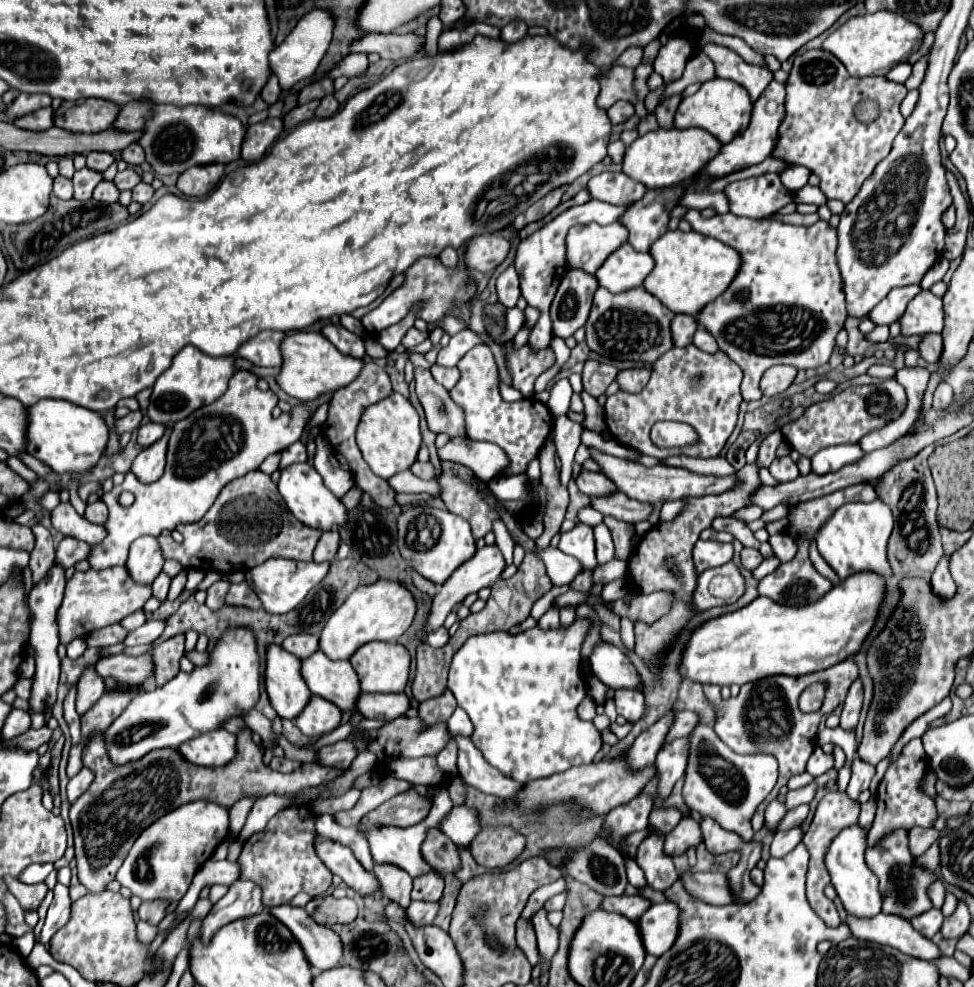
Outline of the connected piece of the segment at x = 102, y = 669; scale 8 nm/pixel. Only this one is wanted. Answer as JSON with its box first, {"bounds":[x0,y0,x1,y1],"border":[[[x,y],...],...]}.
{"bounds":[94,655,152,685],"border":[[[112,655],[104,657],[94,665],[94,671],[108,679],[112,677],[118,685],[138,685],[146,683],[152,677],[152,655],[140,655],[140,657],[128,657],[128,655]]]}

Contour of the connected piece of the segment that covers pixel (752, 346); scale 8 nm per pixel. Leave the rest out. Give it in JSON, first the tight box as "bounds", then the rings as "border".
{"bounds":[682,209,848,403],"border":[[[688,209],[682,219],[686,219],[694,231],[734,247],[744,259],[734,283],[698,315],[700,325],[704,325],[716,337],[718,347],[742,367],[742,399],[746,403],[760,399],[758,381],[772,365],[792,365],[796,369],[816,369],[826,365],[832,349],[836,347],[836,335],[848,317],[846,295],[842,291],[842,279],[836,265],[836,229],[822,219],[810,227],[794,227],[770,219],[746,219],[732,213],[704,219],[696,209]]]}

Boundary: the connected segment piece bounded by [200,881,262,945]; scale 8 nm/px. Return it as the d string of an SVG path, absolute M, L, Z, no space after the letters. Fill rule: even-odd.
M250 881L232 883L228 893L212 907L210 915L202 921L200 941L208 945L210 939L216 935L216 931L222 929L224 925L248 915L258 915L262 911L260 895L262 895L260 889Z

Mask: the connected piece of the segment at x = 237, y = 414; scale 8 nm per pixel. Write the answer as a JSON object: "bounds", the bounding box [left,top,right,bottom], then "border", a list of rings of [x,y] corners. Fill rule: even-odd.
{"bounds":[88,371,330,569],"border":[[[236,371],[228,381],[228,391],[220,399],[200,407],[194,415],[174,425],[168,443],[166,471],[158,481],[142,483],[132,471],[128,471],[122,485],[116,485],[110,493],[102,495],[102,501],[110,505],[110,517],[104,525],[108,529],[108,537],[100,545],[92,547],[88,559],[92,569],[124,565],[130,545],[144,535],[158,537],[164,529],[172,531],[182,523],[200,521],[228,481],[258,469],[268,455],[280,453],[296,443],[306,421],[312,417],[316,407],[326,401],[330,401],[330,397],[324,395],[322,399],[308,401],[304,407],[296,407],[290,415],[282,413],[280,417],[272,417],[278,397],[272,391],[260,391],[258,375],[252,371]],[[122,491],[130,491],[134,495],[134,503],[130,507],[120,505],[118,499]]]}

